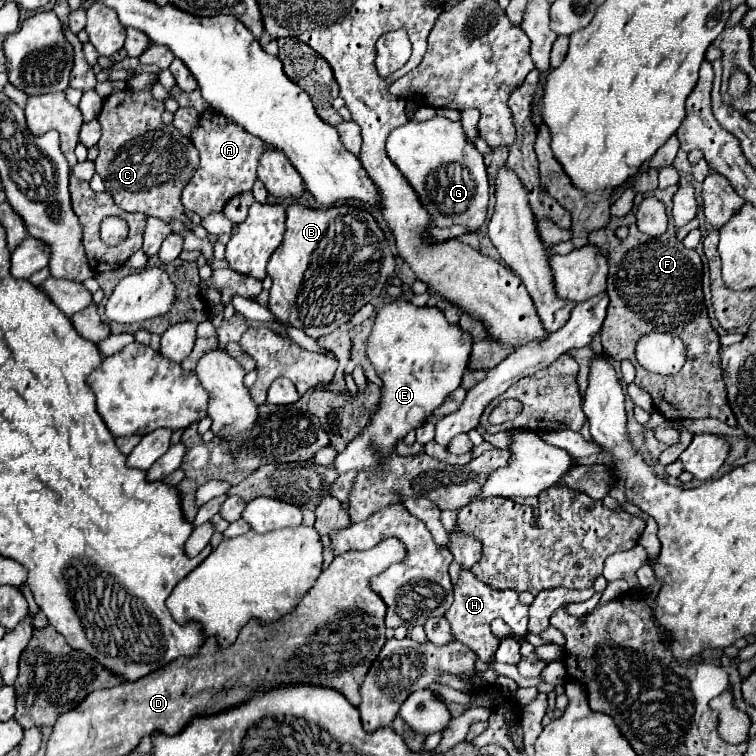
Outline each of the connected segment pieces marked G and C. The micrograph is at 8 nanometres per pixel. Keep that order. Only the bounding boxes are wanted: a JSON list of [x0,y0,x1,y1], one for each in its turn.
[[386,116,490,234],[96,84,198,233]]

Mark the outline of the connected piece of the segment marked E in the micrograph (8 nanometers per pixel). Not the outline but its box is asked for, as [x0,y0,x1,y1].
[332,298,472,474]

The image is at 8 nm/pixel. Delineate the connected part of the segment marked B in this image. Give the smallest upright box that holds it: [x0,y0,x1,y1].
[268,202,394,338]

